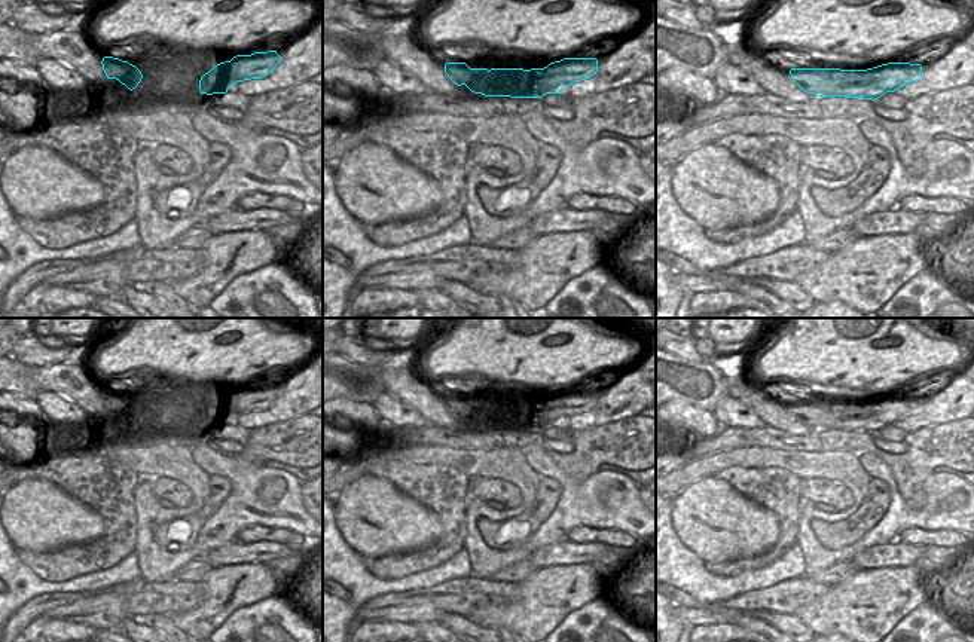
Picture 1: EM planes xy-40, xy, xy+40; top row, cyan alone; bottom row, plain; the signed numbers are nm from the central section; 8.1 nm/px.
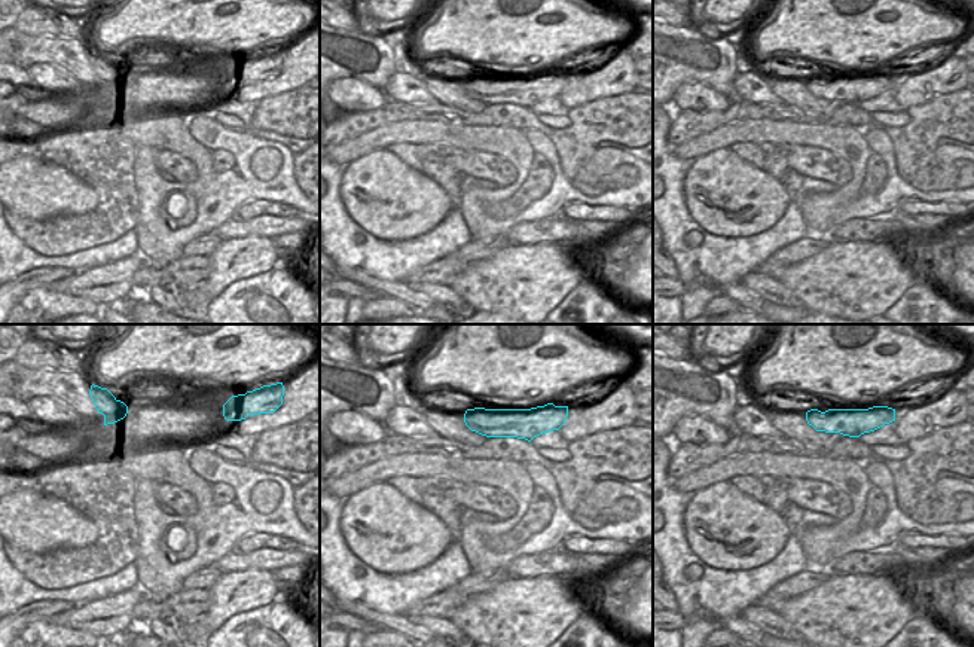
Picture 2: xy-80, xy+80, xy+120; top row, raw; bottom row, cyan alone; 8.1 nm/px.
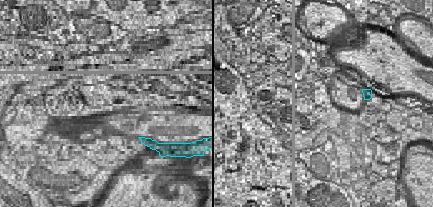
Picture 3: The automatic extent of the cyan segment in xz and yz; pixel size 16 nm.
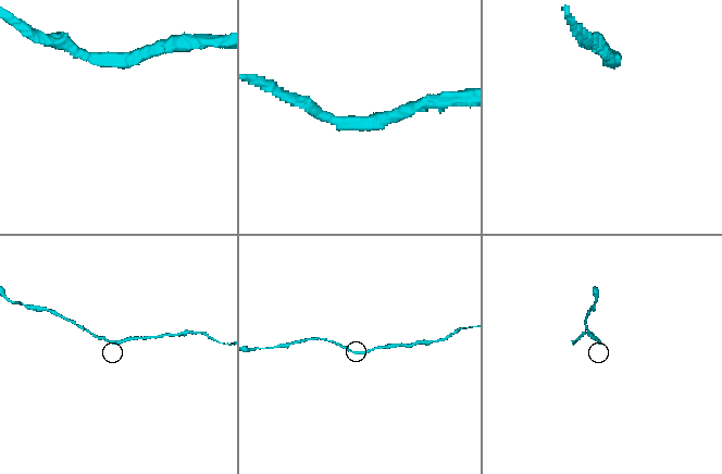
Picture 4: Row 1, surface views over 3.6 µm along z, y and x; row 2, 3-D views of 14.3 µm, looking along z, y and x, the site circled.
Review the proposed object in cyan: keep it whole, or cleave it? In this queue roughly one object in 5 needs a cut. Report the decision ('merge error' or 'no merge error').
no merge error

